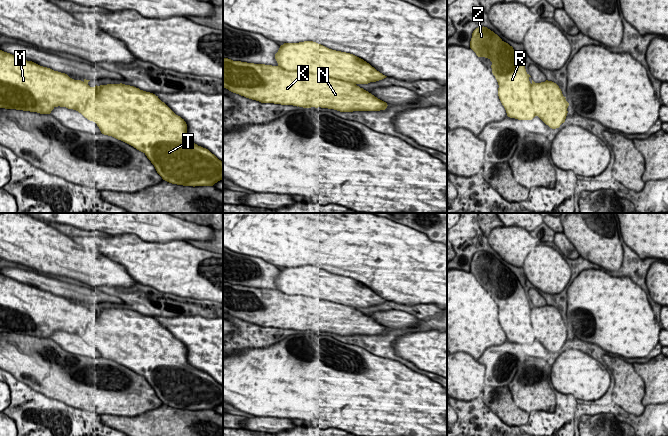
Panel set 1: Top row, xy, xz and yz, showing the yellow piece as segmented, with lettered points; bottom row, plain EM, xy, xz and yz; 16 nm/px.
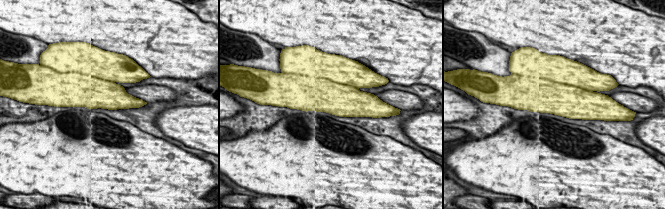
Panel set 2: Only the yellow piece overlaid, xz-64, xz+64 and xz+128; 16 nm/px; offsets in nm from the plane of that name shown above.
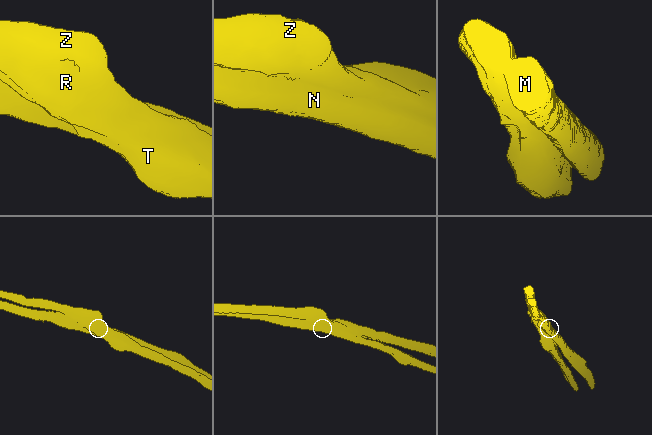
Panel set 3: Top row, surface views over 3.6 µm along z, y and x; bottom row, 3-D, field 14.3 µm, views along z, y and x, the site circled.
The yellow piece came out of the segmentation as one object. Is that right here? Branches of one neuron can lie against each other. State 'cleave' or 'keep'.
cleave

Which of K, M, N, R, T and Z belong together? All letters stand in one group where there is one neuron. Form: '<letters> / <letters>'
K M N / R T Z

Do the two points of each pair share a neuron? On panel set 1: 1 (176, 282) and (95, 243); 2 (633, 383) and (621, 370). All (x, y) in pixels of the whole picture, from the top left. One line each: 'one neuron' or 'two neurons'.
1: one neuron
2: one neuron

